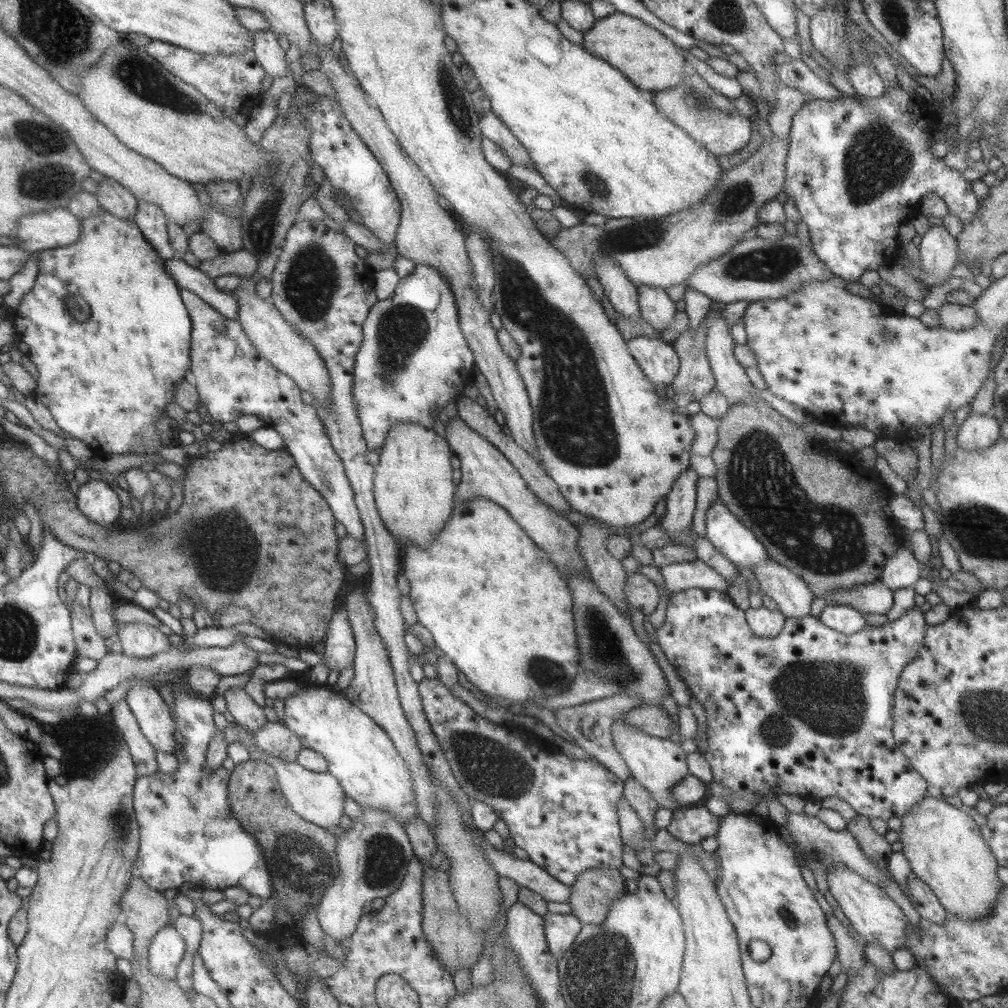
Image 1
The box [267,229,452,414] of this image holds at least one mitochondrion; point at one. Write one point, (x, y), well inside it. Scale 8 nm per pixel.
(313, 279)

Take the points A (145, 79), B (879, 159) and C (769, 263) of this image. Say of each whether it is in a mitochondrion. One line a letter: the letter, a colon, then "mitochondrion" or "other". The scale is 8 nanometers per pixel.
A: mitochondrion
B: mitochondrion
C: mitochondrion

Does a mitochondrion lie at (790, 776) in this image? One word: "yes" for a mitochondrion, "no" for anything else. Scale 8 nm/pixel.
no

